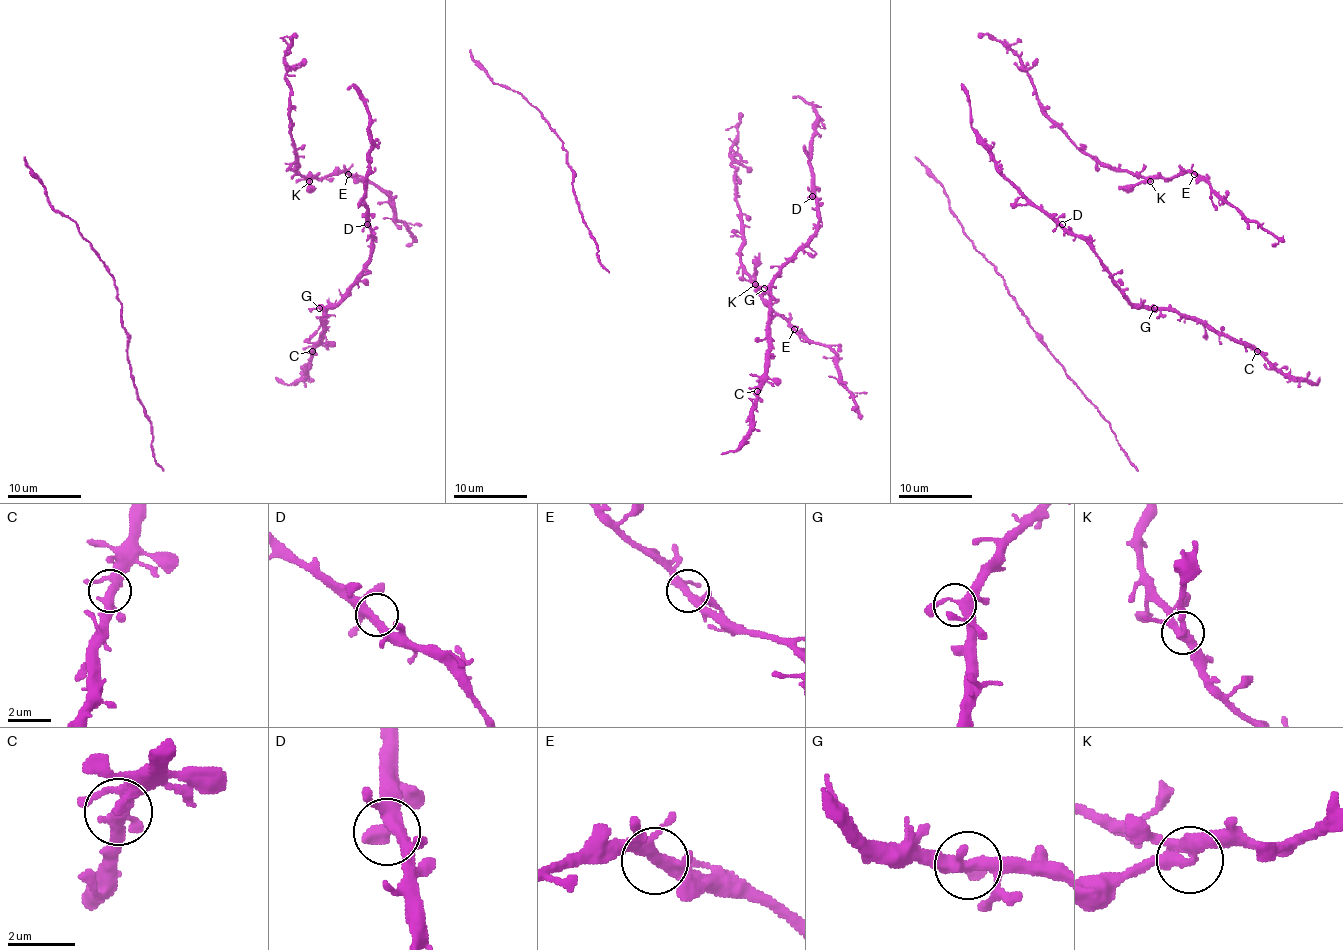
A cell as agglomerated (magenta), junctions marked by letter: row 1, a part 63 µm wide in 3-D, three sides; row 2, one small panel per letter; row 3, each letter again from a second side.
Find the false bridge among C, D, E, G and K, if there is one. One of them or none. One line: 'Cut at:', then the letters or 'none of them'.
Cut at: K

